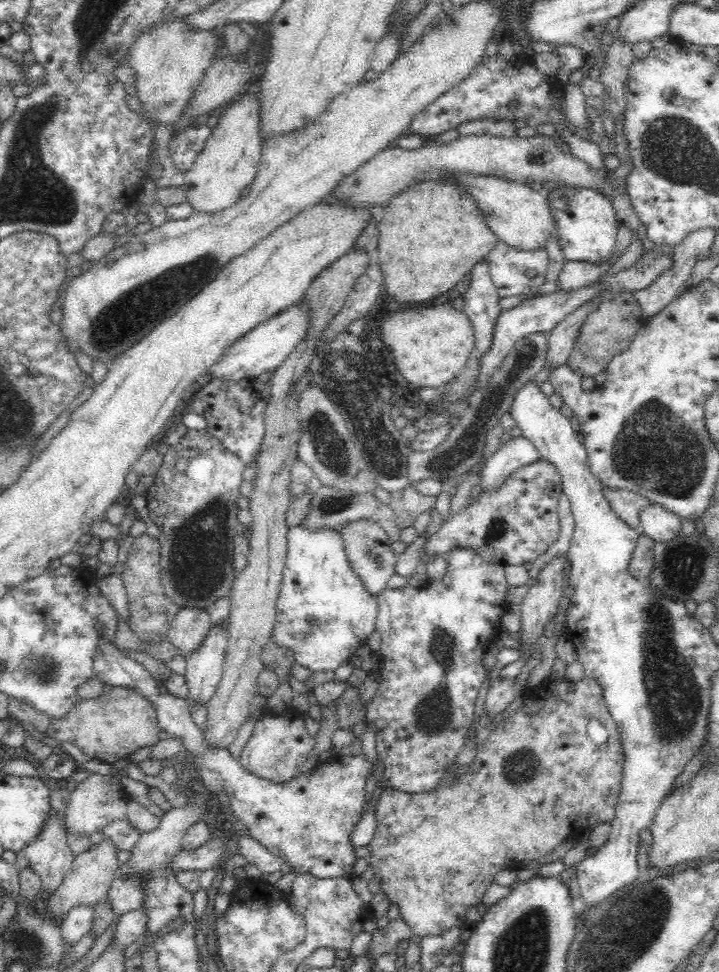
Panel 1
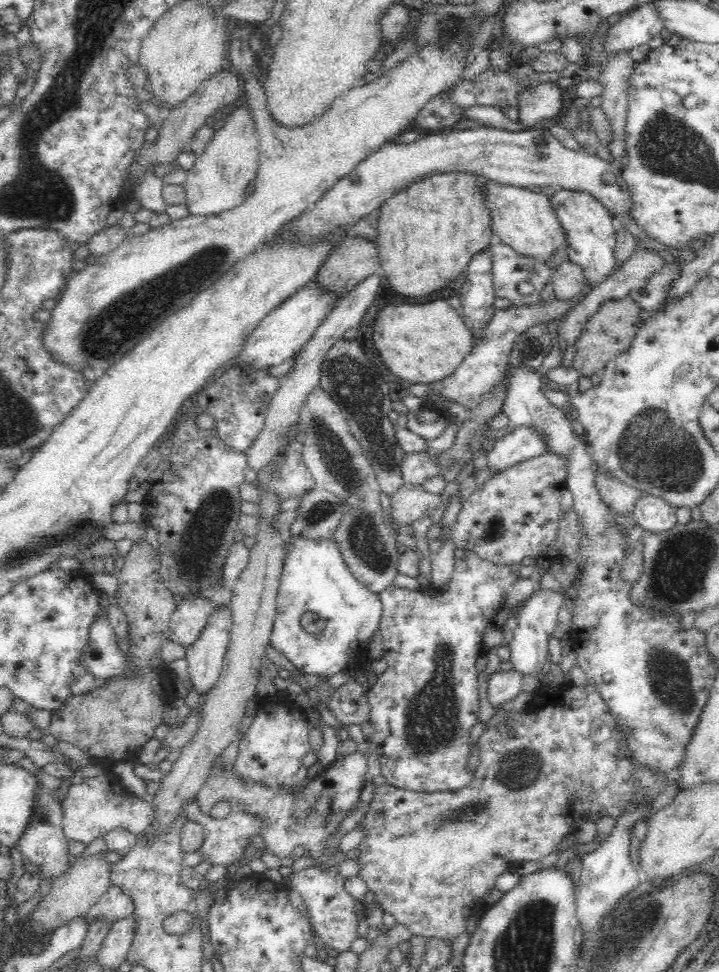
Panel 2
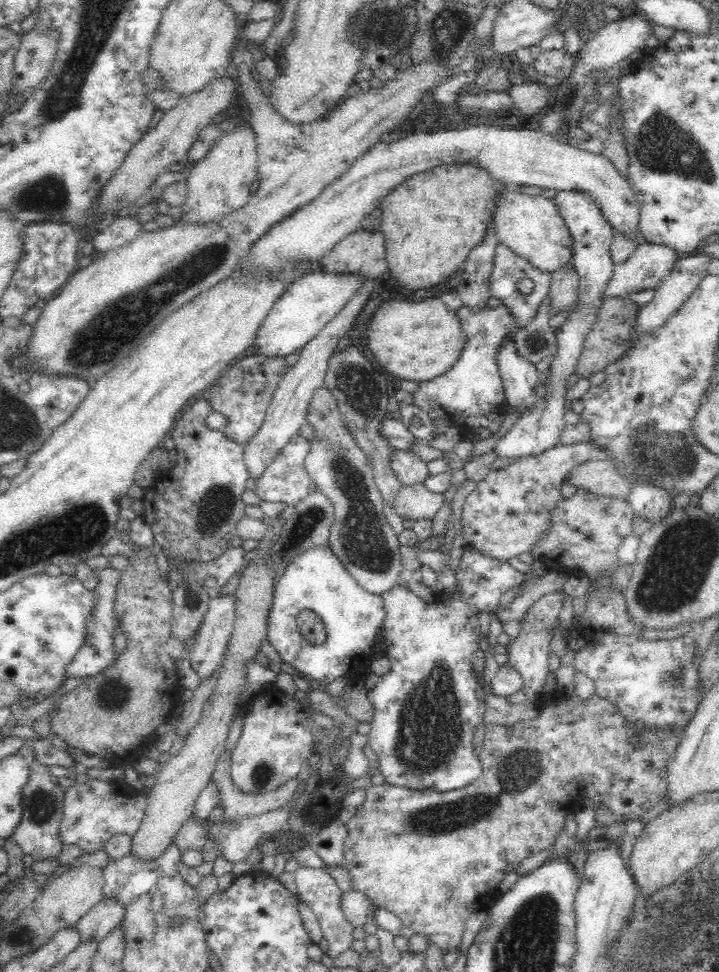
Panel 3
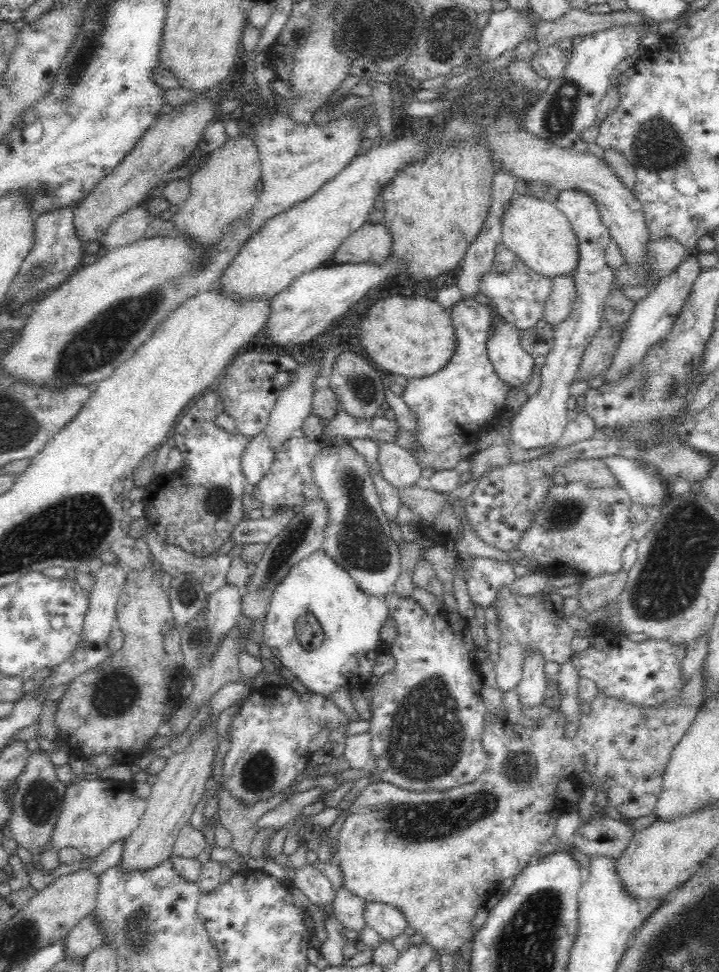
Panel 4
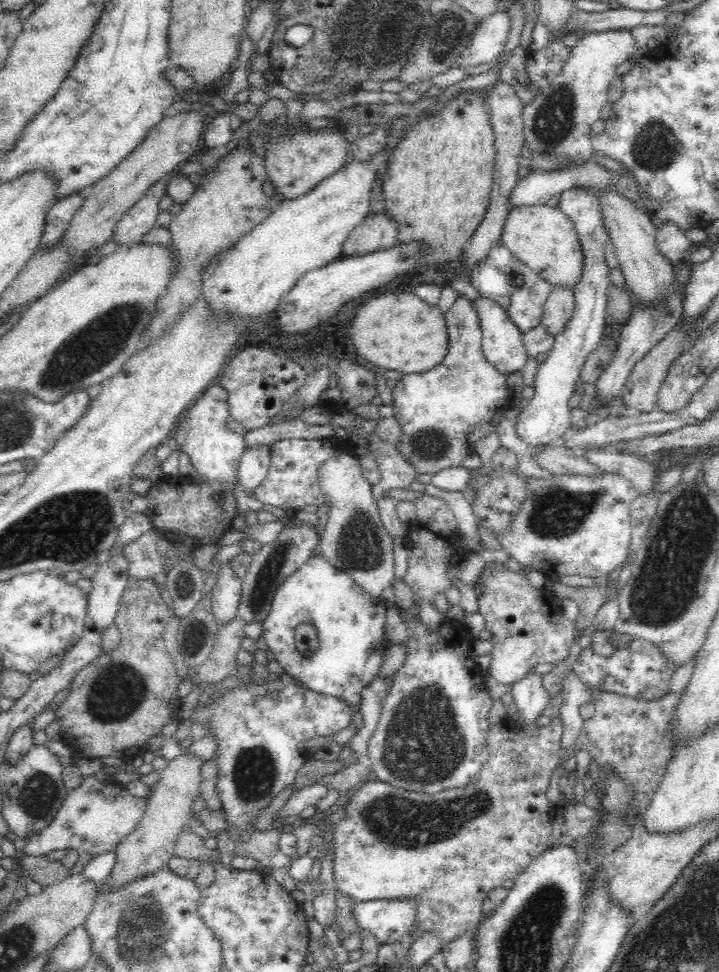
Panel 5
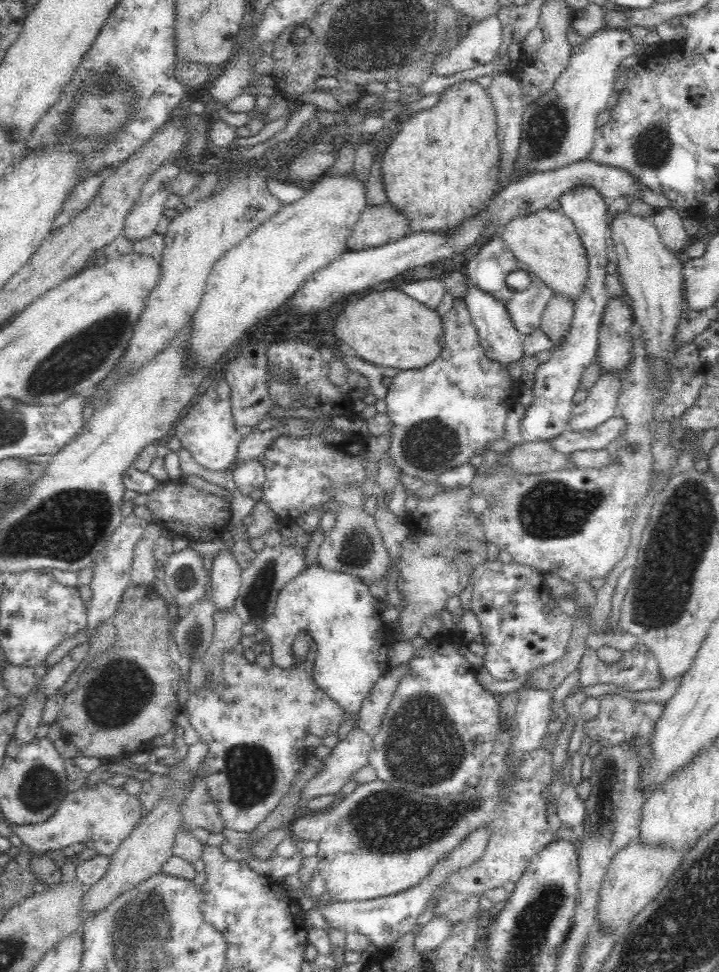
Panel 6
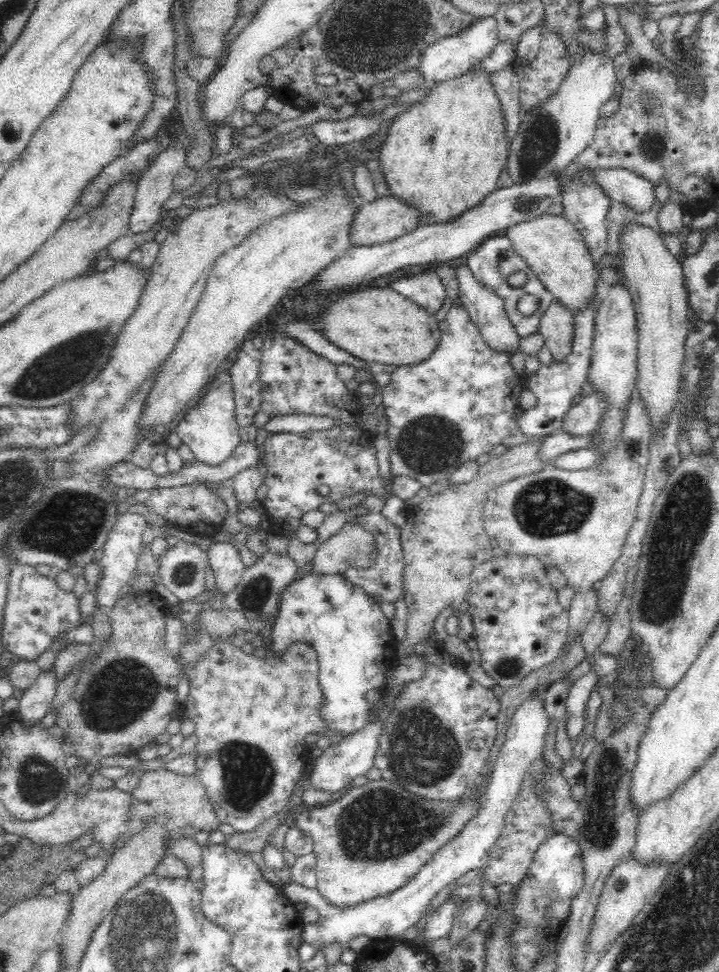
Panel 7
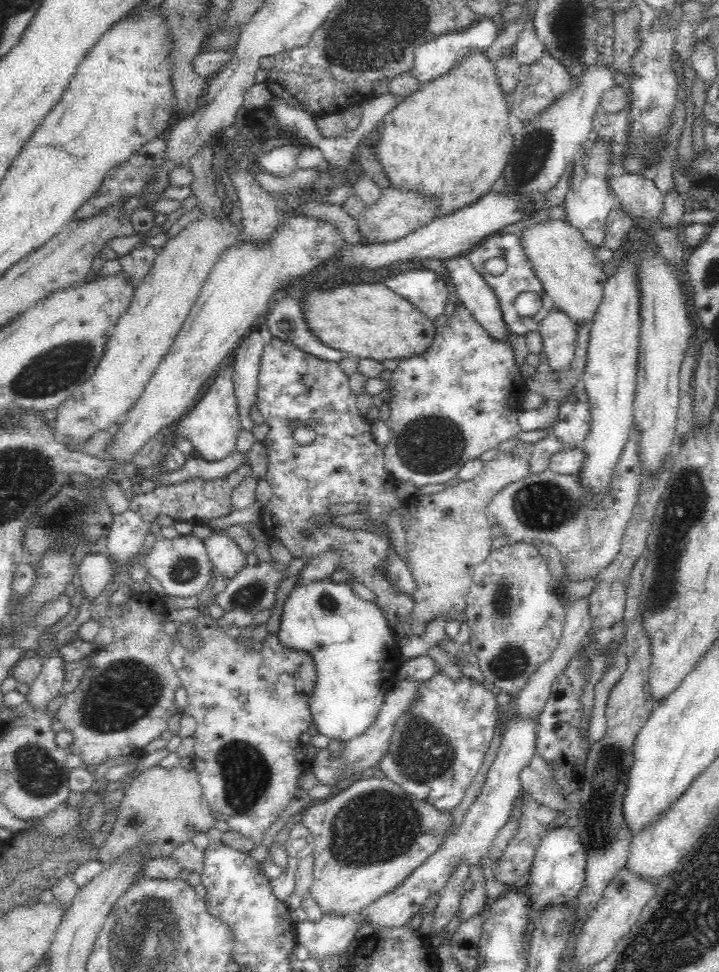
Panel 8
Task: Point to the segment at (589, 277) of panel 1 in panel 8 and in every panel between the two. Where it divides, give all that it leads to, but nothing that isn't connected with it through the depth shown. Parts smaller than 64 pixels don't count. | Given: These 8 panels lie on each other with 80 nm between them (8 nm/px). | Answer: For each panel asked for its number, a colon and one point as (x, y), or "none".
2: (567, 280)
3: (563, 291)
4: (563, 295)
5: (558, 310)
6: (556, 320)
7: (556, 326)
8: (559, 335)

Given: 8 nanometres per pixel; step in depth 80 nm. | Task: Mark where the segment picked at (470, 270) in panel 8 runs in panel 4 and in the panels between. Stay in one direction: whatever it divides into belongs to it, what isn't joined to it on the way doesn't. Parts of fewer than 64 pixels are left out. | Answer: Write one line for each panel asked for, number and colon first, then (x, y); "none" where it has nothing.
4: (513, 364)
5: (501, 340)
6: (498, 336)
7: (486, 309)

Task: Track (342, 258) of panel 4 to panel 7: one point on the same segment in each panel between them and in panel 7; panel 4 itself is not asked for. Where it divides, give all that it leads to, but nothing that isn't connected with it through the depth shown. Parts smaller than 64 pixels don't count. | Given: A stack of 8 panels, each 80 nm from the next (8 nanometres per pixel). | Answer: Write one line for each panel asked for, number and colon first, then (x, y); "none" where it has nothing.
5: (378, 230)
6: (382, 223)
7: (384, 219)

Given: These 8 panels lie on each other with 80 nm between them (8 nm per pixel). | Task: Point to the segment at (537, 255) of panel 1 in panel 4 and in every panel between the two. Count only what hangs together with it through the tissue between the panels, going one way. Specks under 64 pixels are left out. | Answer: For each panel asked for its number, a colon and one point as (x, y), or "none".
2: (508, 268)
3: (508, 268)
4: (519, 294)

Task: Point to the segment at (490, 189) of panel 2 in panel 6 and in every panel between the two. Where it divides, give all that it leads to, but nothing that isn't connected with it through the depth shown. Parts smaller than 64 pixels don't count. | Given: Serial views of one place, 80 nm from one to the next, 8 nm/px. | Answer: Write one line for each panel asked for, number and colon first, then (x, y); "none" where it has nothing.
3: (531, 226)
4: (535, 230)
5: (542, 237)
6: (547, 241)

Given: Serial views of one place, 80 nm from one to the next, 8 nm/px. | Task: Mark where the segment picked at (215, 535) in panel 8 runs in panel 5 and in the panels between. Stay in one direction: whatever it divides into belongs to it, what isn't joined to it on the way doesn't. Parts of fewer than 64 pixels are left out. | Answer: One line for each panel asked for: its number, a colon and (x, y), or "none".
5: (226, 592)
6: (225, 581)
7: (224, 559)

